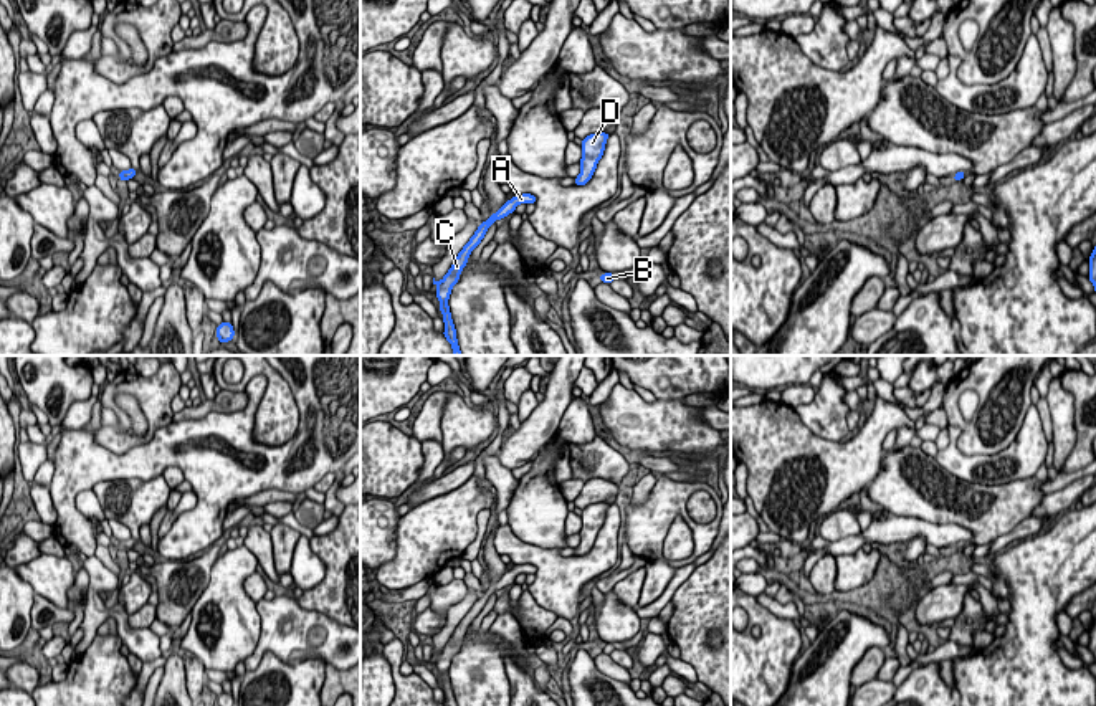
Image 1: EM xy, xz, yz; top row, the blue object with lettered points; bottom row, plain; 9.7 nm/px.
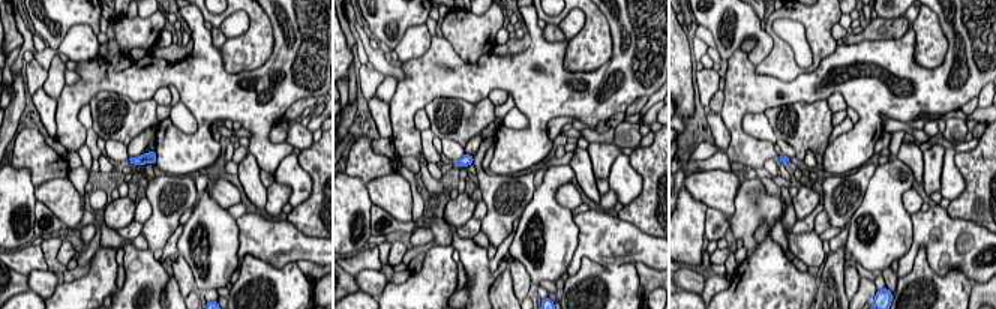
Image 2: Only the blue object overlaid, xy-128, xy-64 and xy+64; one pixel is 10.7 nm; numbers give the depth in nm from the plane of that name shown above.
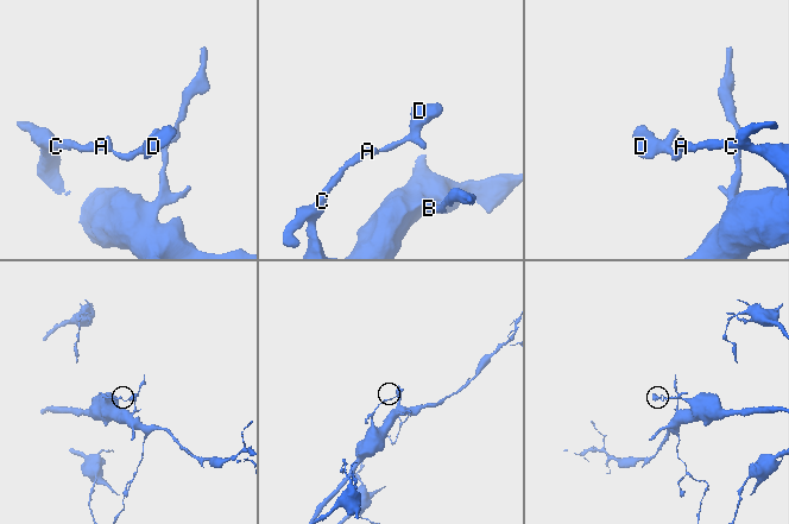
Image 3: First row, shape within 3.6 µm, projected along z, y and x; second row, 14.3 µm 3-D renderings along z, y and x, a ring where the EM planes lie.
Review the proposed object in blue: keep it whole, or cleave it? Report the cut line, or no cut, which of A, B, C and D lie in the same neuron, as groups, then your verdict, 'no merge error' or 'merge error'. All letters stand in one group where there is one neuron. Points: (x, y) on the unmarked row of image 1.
no cut; A B C D; no merge error

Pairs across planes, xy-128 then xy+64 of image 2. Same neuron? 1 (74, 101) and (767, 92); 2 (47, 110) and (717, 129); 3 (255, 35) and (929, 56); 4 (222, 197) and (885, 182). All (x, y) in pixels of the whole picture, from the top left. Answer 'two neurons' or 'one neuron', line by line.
1: one neuron
2: one neuron
3: one neuron
4: two neurons

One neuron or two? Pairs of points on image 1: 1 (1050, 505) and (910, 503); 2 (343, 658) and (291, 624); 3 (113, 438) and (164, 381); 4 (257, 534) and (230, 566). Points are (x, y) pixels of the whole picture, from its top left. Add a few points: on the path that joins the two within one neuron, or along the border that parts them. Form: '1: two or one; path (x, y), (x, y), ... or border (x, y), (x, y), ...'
1: two; border (1045, 495), (1034, 516)
2: one; path (328, 652), (308, 648), (298, 639)
3: one; path (136, 440), (149, 435), (156, 420), (156, 404)
4: two; border (245, 544), (258, 562)

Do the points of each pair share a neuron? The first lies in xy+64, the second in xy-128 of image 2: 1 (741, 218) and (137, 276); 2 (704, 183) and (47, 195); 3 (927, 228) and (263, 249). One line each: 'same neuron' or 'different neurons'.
1: different neurons
2: same neuron
3: same neuron

